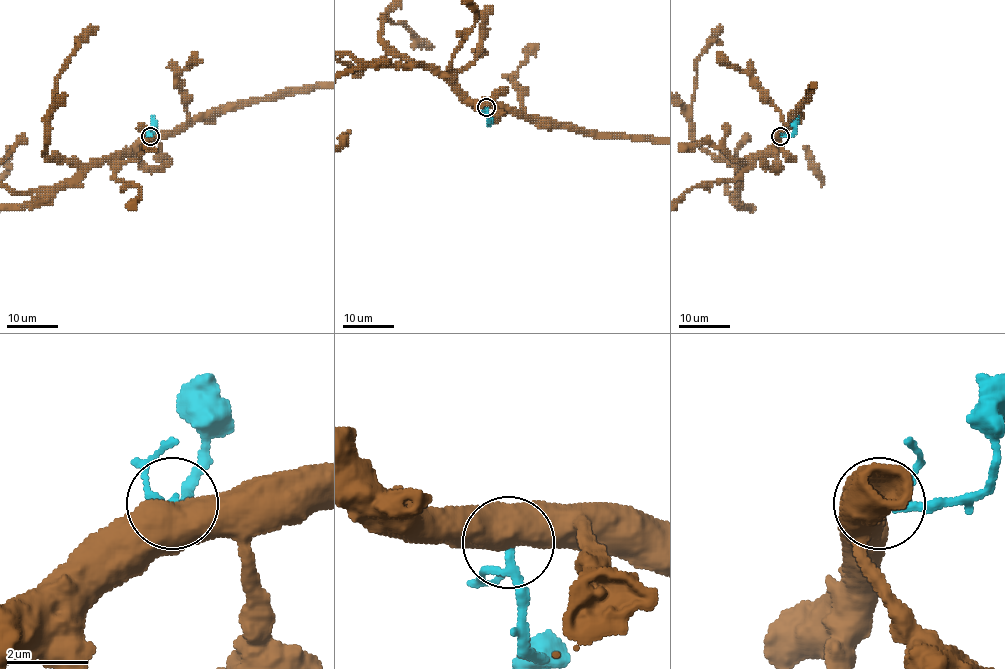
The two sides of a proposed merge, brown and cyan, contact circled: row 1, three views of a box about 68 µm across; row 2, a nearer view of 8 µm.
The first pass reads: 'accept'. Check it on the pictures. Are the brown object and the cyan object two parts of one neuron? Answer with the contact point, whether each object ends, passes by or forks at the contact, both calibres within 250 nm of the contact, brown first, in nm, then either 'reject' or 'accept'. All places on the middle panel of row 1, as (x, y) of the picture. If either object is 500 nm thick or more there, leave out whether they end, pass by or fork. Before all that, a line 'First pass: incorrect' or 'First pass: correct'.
First pass: incorrect
at (486, 107); 800 nm thick on the brown side, 150 nm on the other; reject

